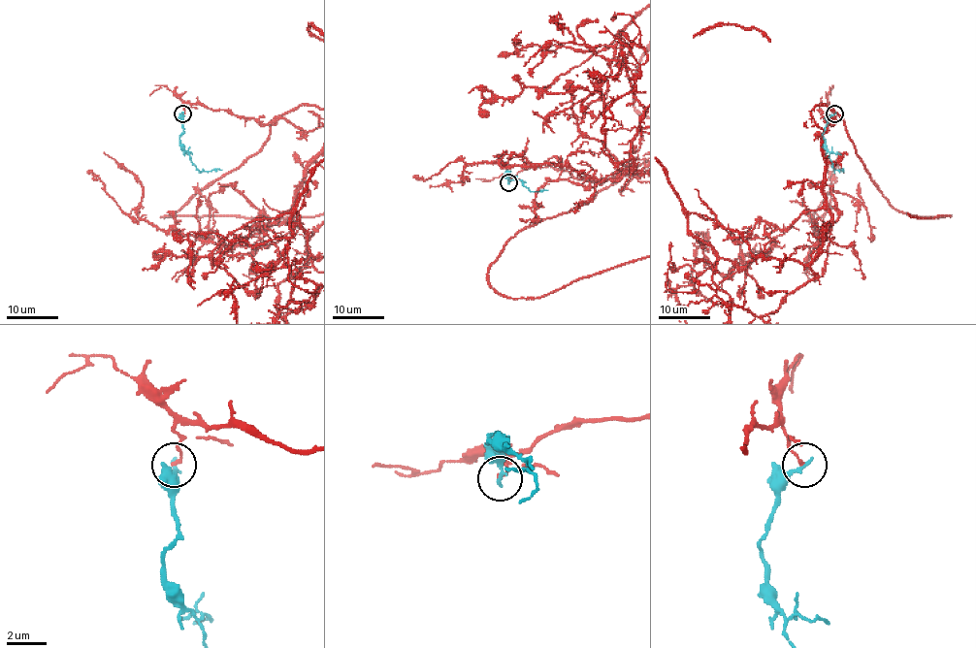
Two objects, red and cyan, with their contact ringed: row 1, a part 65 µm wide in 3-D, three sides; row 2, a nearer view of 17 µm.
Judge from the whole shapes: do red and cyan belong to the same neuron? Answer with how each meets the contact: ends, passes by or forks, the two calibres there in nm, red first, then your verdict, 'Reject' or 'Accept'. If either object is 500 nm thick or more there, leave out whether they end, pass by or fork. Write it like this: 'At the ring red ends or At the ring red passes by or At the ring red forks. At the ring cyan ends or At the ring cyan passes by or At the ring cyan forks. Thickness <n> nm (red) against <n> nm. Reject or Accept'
At the ring red ends. At the ring cyan ends. Thickness 170 nm (red) against 220 nm. Reject

